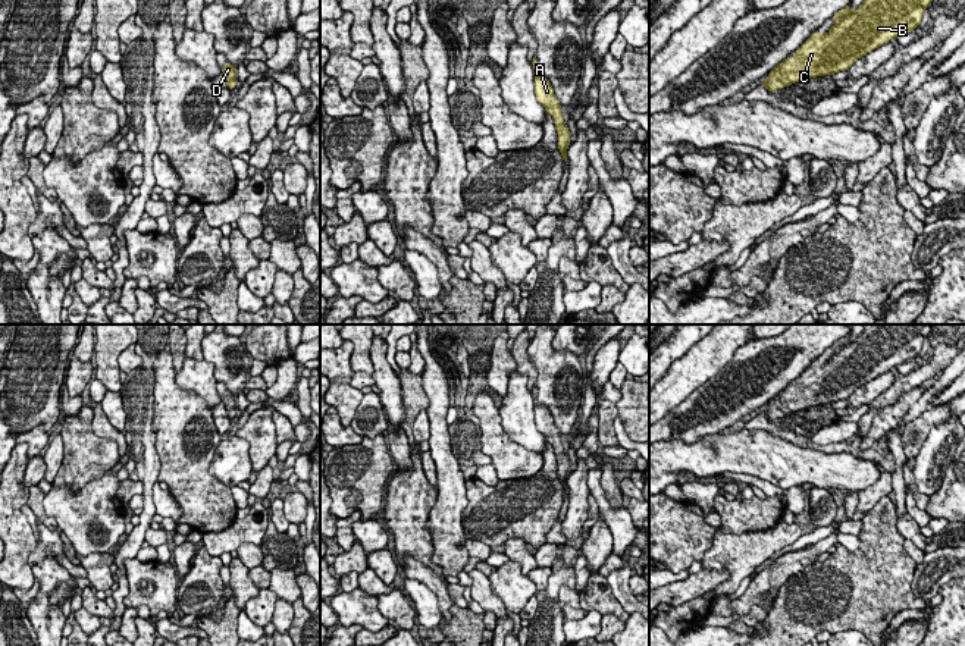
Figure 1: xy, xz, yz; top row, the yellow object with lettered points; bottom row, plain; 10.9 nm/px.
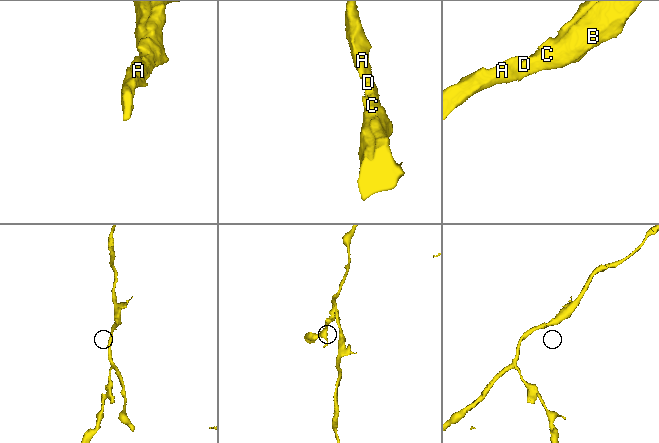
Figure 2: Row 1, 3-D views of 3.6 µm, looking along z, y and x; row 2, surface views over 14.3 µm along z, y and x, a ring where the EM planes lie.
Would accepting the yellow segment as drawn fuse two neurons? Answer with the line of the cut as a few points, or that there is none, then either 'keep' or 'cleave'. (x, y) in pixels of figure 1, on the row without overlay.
no cut | keep

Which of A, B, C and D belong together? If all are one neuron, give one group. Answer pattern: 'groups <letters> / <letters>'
groups A B C D

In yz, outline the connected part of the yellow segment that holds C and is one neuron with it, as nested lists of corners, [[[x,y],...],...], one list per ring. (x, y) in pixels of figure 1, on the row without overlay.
[[[868,324],[855,339],[850,333],[833,344],[834,354],[827,363],[814,360],[811,366],[795,379],[795,386],[786,386],[778,392],[761,413],[776,421],[799,410],[834,404],[847,399],[858,388],[877,376],[887,373],[905,361],[914,360],[922,349],[924,339],[931,333],[934,324]]]

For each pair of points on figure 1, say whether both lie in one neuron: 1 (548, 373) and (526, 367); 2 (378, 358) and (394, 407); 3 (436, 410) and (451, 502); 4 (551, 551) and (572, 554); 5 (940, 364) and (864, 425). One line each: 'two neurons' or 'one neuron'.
1: two neurons
2: one neuron
3: one neuron
4: one neuron
5: one neuron

